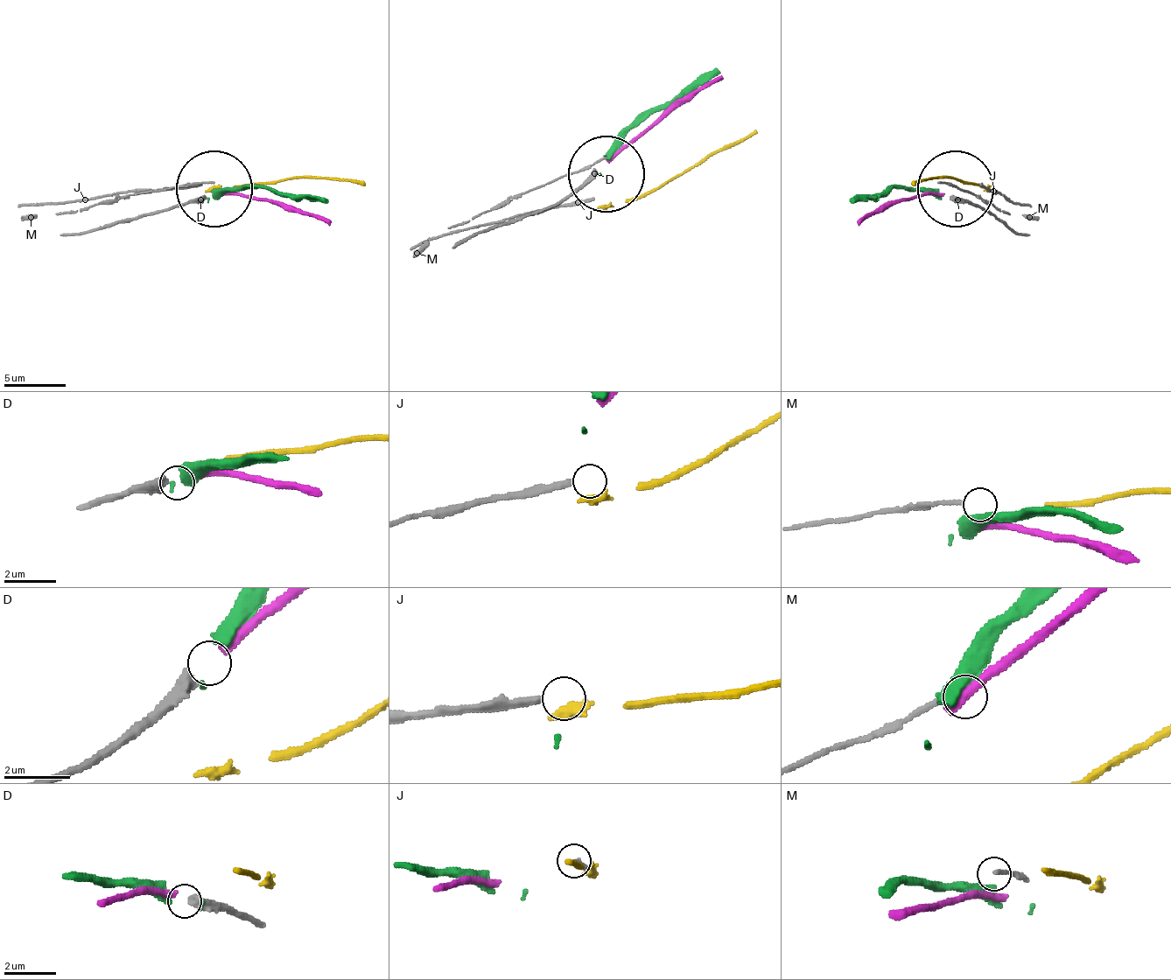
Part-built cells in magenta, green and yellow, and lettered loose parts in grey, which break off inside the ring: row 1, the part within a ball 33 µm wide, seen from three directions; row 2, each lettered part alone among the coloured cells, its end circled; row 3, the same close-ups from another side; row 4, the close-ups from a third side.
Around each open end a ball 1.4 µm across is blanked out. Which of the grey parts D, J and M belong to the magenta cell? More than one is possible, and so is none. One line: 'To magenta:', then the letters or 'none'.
To magenta: D

